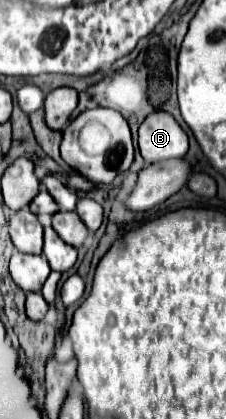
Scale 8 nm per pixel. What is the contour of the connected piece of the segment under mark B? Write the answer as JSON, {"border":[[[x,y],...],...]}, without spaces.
{"border":[[[153,112],[139,126],[139,150],[147,164],[183,158],[187,148],[187,134],[167,112]]]}

